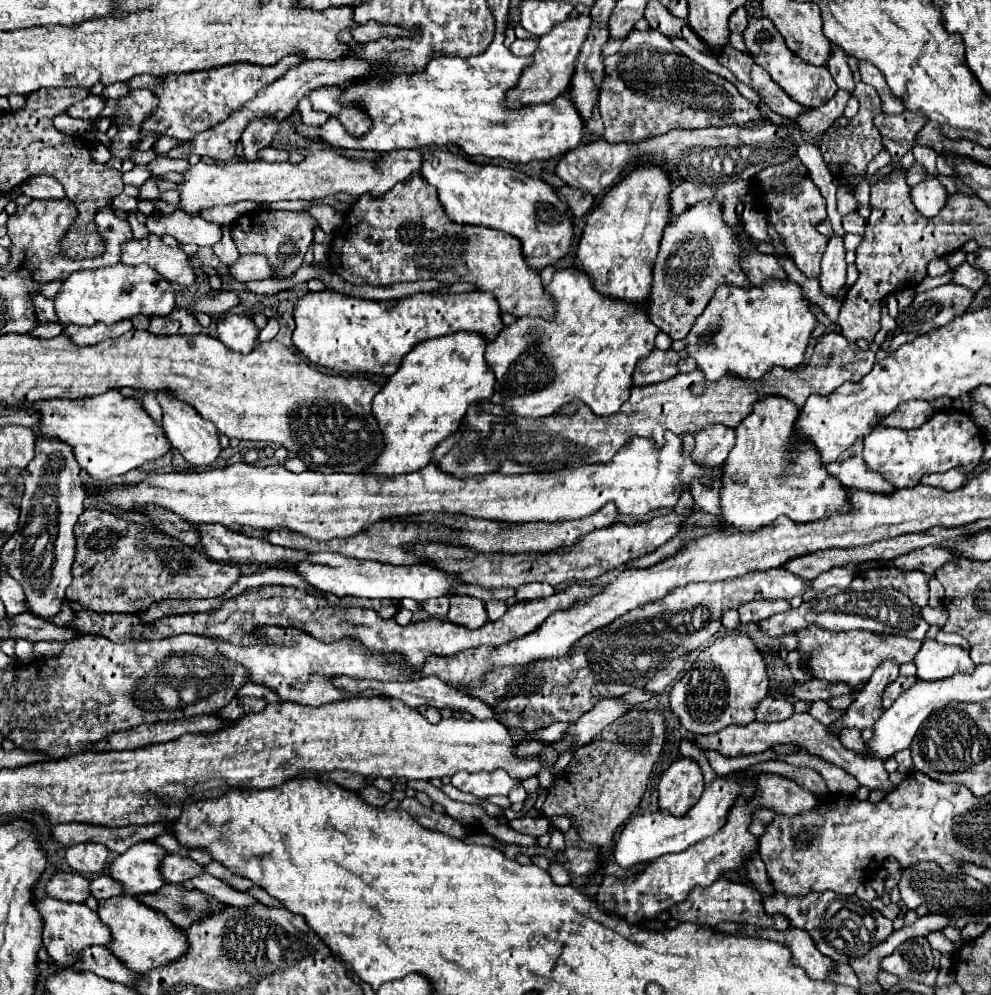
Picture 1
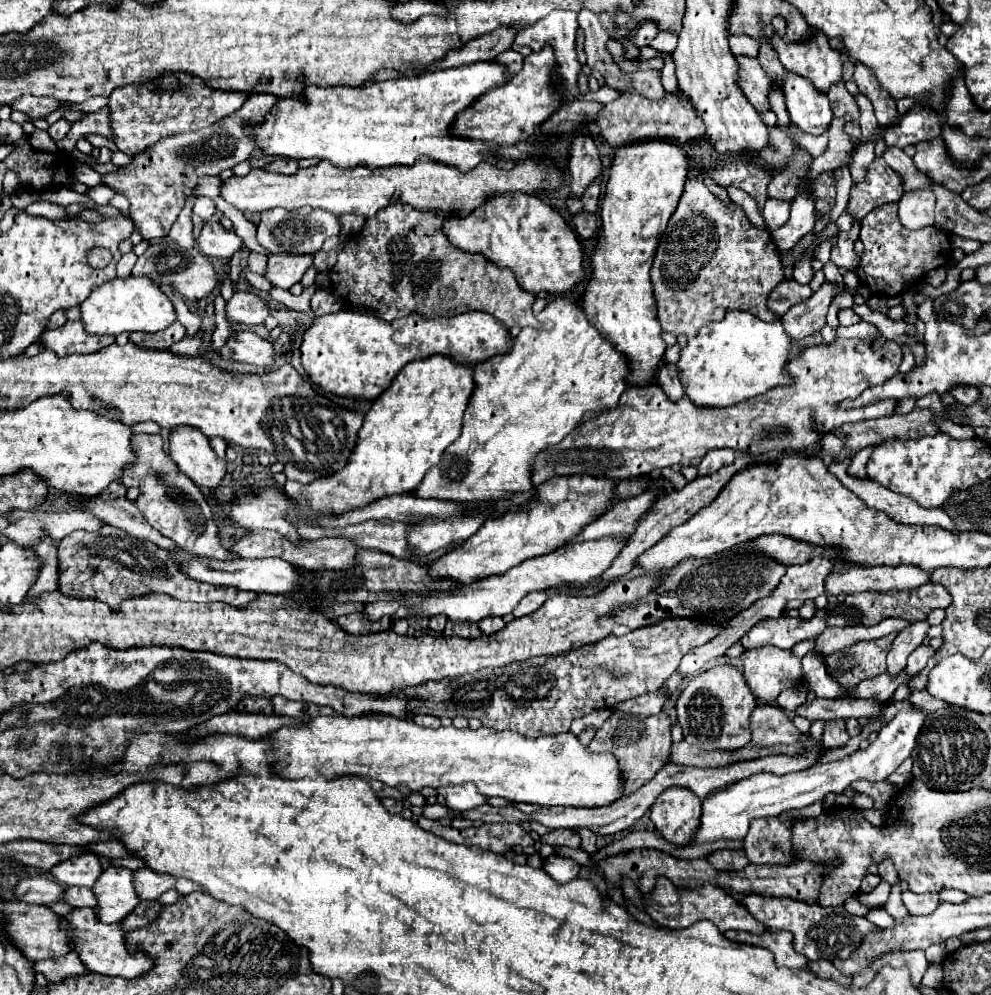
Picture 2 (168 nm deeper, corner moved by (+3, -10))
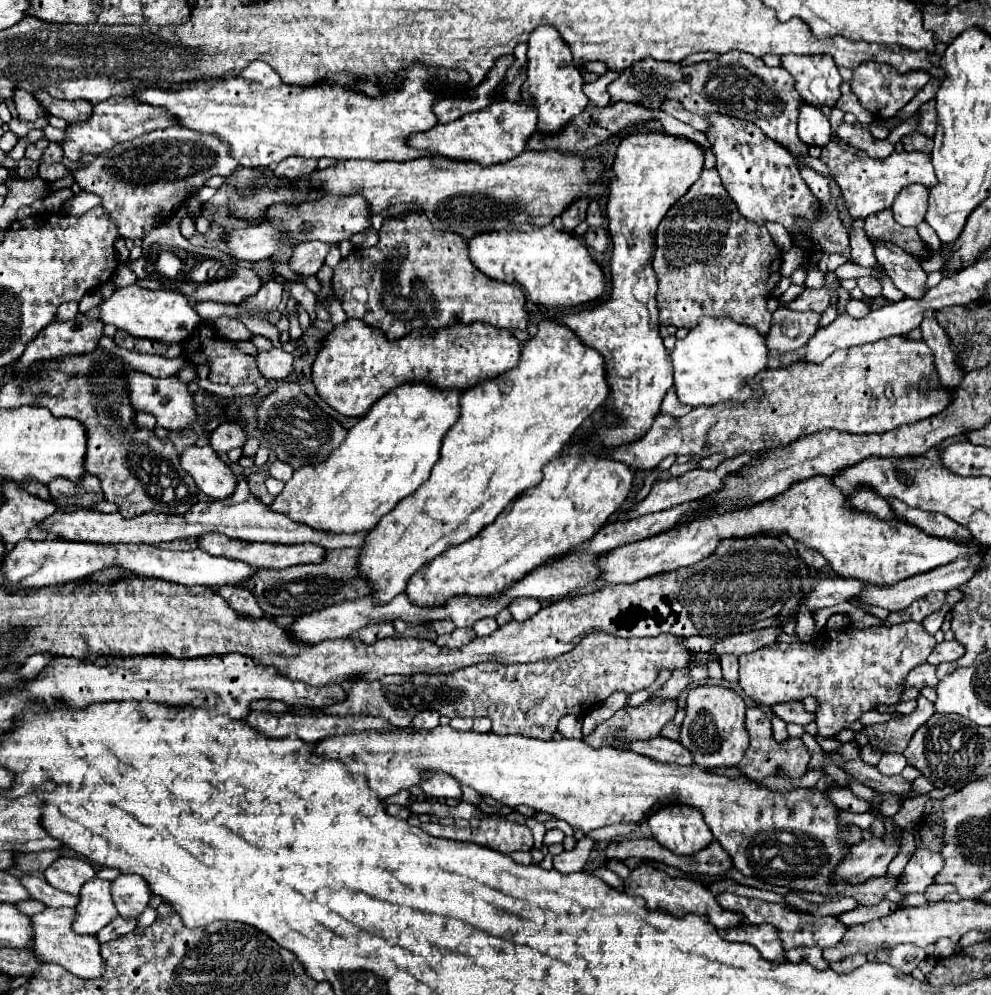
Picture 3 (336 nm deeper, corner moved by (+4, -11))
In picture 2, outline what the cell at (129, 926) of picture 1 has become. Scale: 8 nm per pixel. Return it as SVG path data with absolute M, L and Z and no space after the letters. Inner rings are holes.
M96 907L94 909L74 909L66 919L76 927L76 947L80 959L92 973L100 975L112 975L112 977L124 977L124 979L136 979L144 973L148 973L154 965L154 959L148 957L146 951L130 951L128 945L124 943L124 927L122 923L100 923L96 919Z

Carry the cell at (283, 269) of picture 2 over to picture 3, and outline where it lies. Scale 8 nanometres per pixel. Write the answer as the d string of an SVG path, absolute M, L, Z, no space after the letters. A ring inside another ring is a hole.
M315 240L297 244L293 258L289 262L291 270L301 276L315 276L319 272L319 268L325 264L329 248L331 248L331 244L315 242Z

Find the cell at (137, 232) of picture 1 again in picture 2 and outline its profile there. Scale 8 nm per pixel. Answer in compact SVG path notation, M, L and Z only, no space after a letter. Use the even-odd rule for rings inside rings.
M131 251L123 255L117 265L116 277L126 278L131 275L131 270L137 261L137 256Z

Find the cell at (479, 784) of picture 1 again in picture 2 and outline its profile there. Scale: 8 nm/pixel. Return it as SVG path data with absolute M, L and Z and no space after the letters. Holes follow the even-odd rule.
M472 783L454 785L454 787L444 787L444 789L440 789L440 793L442 793L442 797L446 799L446 805L448 805L450 809L458 809L458 811L476 809L476 807L488 803L488 797L480 795Z

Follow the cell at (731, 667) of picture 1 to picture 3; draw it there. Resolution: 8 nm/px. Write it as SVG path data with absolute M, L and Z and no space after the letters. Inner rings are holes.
M699 686L689 690L687 714L681 724L683 746L691 752L697 766L703 768L727 768L737 766L749 748L749 736L745 730L745 702L743 698L721 686Z

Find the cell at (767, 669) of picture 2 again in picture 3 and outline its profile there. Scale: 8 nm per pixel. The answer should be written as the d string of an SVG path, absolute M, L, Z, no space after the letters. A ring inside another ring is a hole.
M903 622L903 624L895 624L895 626L873 626L873 628L865 628L865 630L857 630L857 628L845 628L845 630L829 630L829 628L823 628L811 642L807 644L801 644L801 642L791 642L791 644L771 644L767 648L759 648L759 652L751 652L751 654L745 654L739 658L739 686L743 688L743 692L755 702L755 704L765 704L765 706L773 706L773 704L779 704L779 702L785 702L785 700L803 700L807 696L813 696L817 700L817 712L815 712L815 724L819 728L819 734L825 736L825 738L831 738L833 734L837 734L839 730L843 730L845 724L849 722L855 722L863 710L873 710L875 706L879 704L885 704L885 706L893 706L893 704L899 704L901 702L901 694L903 694L903 686L901 682L905 680L907 672L911 672L911 668L917 668L919 664L923 664L927 660L927 656L933 652L935 648L935 636L929 634L921 624L917 622Z

